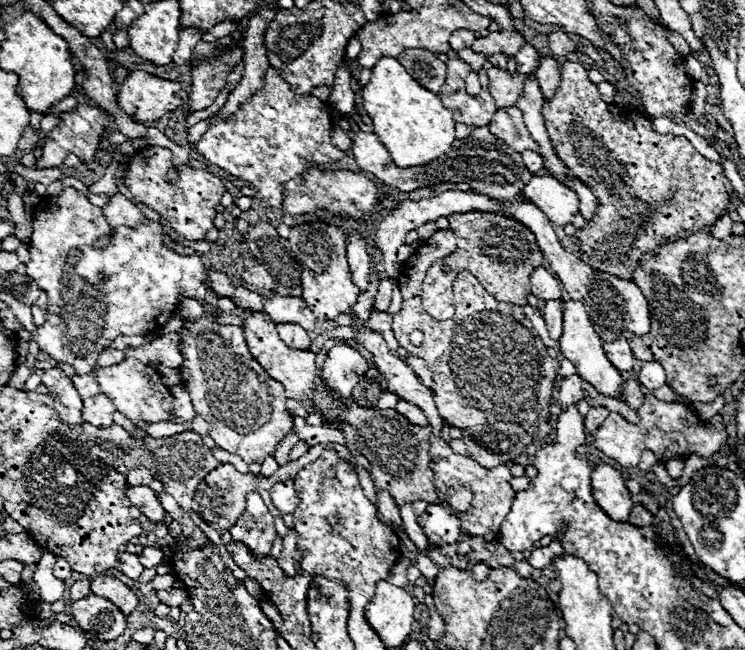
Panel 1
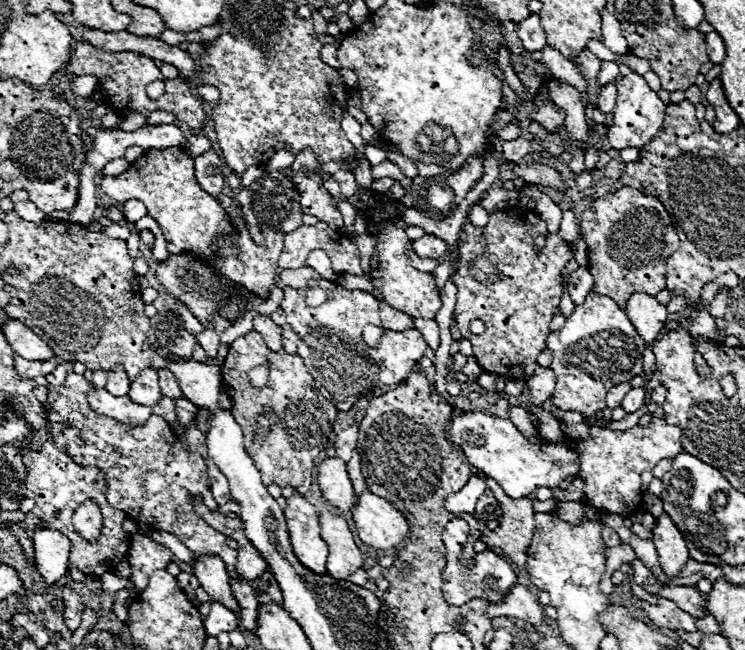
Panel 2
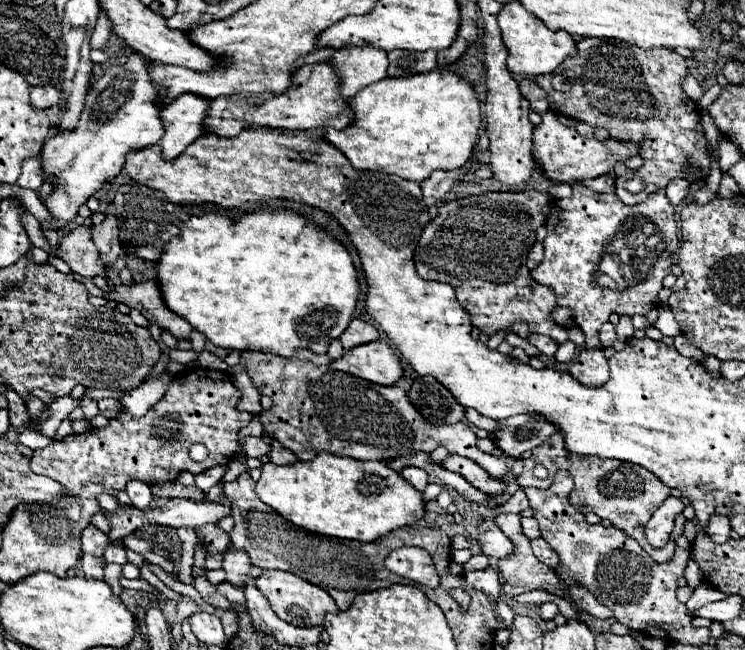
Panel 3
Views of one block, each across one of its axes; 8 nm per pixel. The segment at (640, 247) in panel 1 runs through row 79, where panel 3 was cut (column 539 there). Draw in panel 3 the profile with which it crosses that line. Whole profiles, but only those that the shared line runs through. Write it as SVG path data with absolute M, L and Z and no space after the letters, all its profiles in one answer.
M498 514L494 518L496 526L512 540L514 544L514 554L508 558L508 564L498 564L500 566L500 576L502 576L502 590L504 594L524 594L524 592L530 592L530 590L546 590L546 592L552 592L556 596L564 596L564 584L560 582L556 570L544 566L534 554L532 554L532 548L530 545L530 540L524 536L522 528L520 528L520 520L522 516L520 514Z

